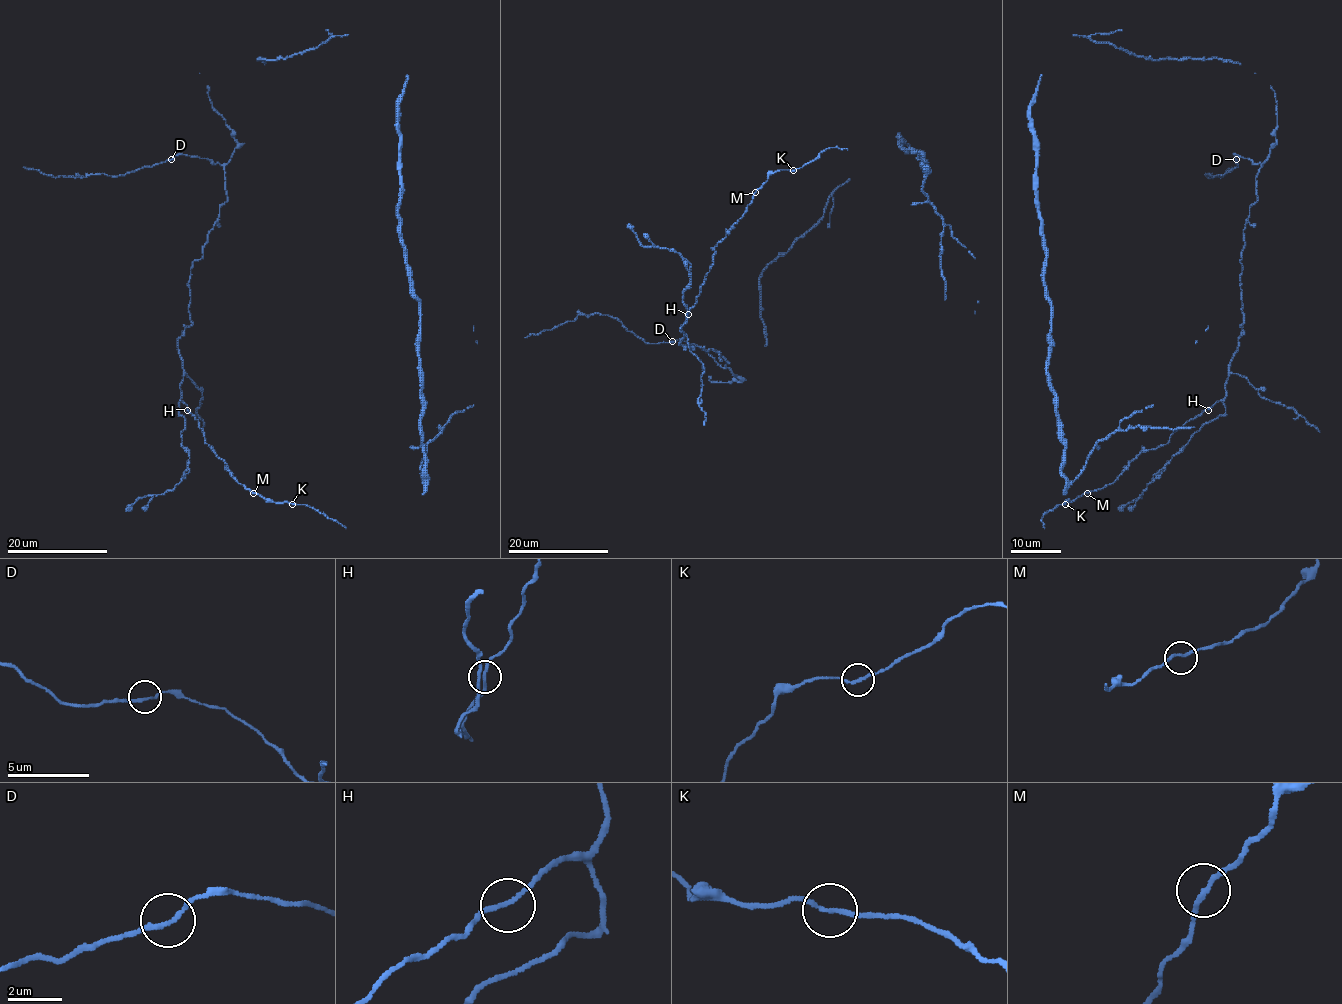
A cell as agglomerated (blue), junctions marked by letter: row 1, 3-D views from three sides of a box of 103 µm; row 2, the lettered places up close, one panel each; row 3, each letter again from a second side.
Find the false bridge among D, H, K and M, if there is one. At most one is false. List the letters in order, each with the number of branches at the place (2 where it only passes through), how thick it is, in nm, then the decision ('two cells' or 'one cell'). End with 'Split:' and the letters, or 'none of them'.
D: 2 branches meet; 170 nm thick; one cell
H: 2 branches meet; 170 nm thick; one cell
K: 2 branches meet; 170 nm thick; one cell
M: 2 branches meet; 170 nm thick; one cell
Split: none of them

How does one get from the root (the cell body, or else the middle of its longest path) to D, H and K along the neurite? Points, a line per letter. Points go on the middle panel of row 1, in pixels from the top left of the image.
D: (840, 148), (772, 172), (715, 247), (678, 344), (712, 349), (728, 362), (722, 367), (696, 345), (672, 341)
H: (840, 148), (828, 147), (798, 168), (777, 170), (768, 176), (743, 215), (715, 247), (713, 262), (688, 314)
K: (840, 148), (828, 147), (793, 170)

